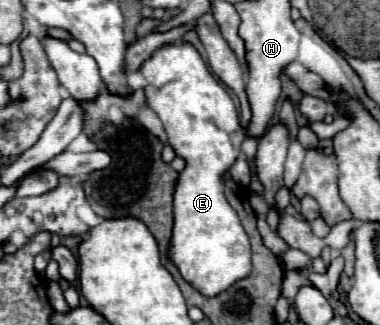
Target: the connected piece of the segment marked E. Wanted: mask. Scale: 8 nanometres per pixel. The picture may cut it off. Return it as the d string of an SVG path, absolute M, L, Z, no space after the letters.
M180 40L172 42L172 46L160 46L140 66L140 72L148 80L144 88L148 106L160 116L174 152L186 160L174 192L172 262L178 266L182 278L198 292L216 296L250 274L248 236L238 214L226 202L222 184L222 174L236 162L246 136L238 120L238 110L190 42Z

